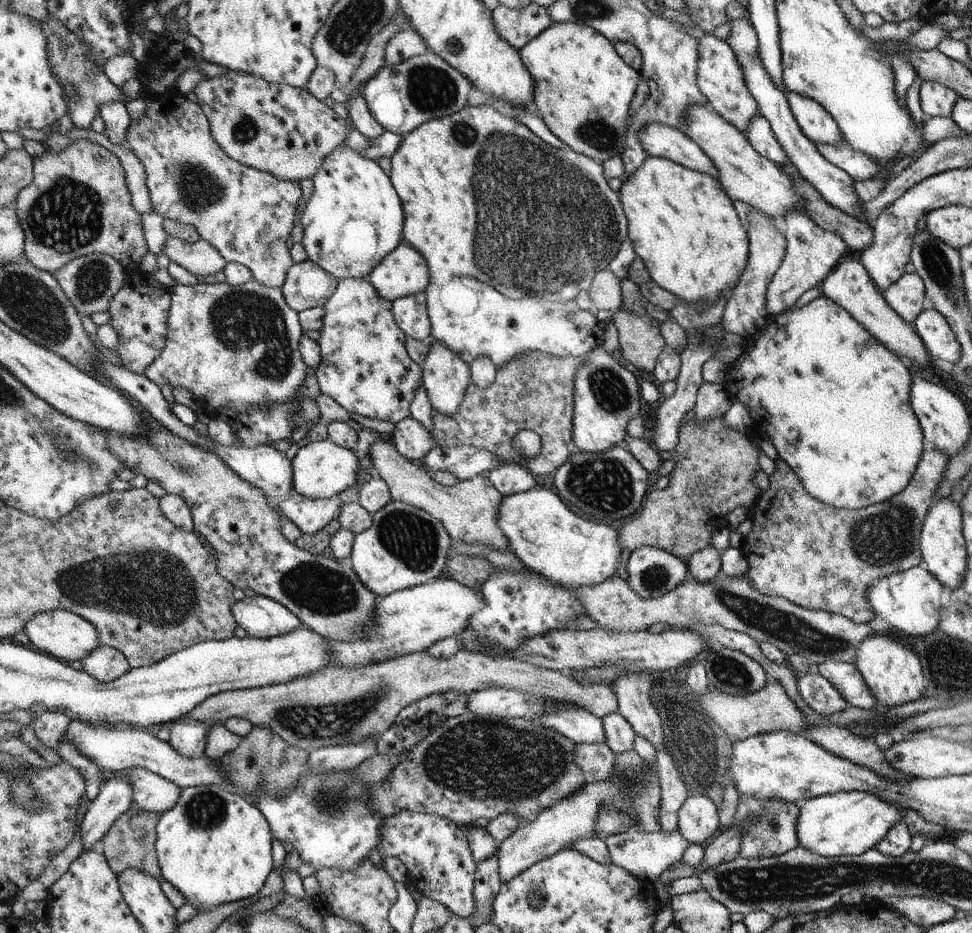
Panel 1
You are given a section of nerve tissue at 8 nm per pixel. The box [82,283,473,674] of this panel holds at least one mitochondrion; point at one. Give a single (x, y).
(250, 326)

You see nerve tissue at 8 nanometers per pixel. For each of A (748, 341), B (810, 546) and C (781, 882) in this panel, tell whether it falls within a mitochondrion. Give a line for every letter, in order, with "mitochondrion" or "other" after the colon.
A: other
B: other
C: mitochondrion

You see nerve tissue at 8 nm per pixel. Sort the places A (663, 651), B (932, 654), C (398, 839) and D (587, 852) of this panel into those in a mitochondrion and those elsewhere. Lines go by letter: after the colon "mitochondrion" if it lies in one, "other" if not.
A: other
B: other
C: other
D: other

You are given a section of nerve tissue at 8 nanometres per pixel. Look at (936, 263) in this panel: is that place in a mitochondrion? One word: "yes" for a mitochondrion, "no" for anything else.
yes

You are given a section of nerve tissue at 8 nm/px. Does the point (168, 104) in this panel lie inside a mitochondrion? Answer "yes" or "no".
no

